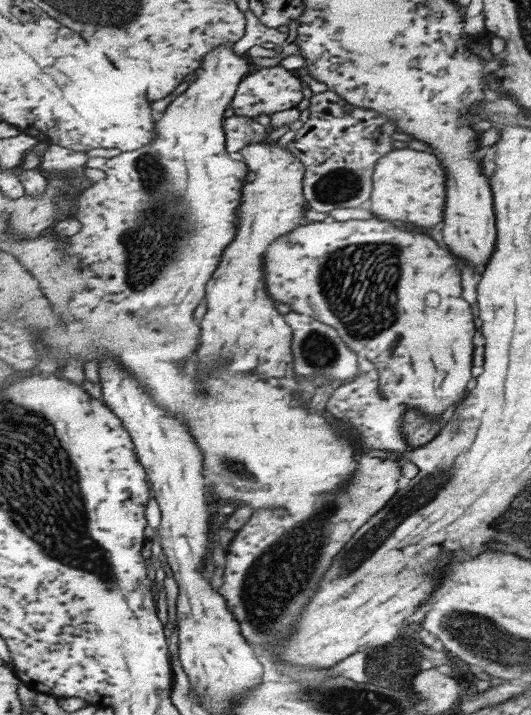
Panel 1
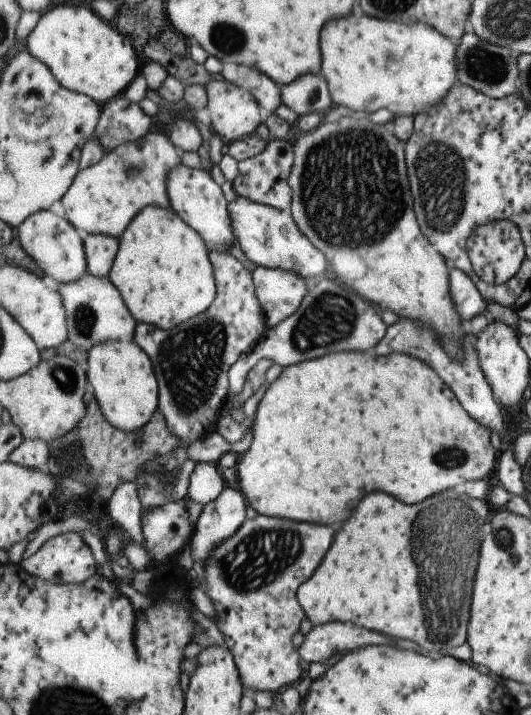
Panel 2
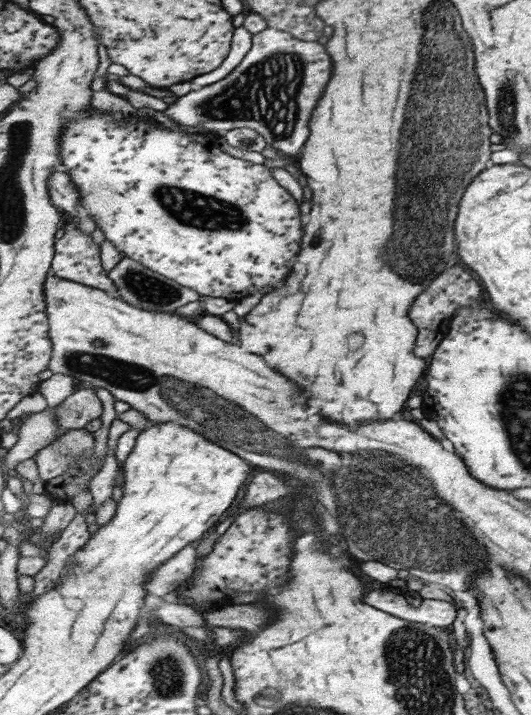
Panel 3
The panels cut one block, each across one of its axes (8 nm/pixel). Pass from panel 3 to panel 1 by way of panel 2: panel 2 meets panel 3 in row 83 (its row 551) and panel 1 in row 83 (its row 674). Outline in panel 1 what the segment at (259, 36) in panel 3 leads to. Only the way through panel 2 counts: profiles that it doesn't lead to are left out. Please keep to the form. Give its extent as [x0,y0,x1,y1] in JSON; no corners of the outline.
[232,66,303,119]

